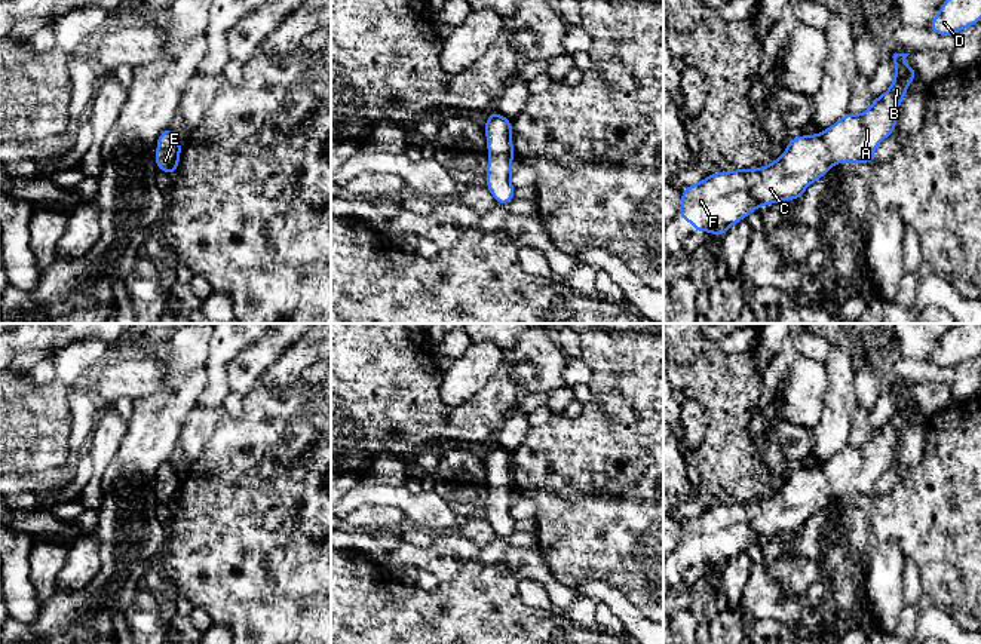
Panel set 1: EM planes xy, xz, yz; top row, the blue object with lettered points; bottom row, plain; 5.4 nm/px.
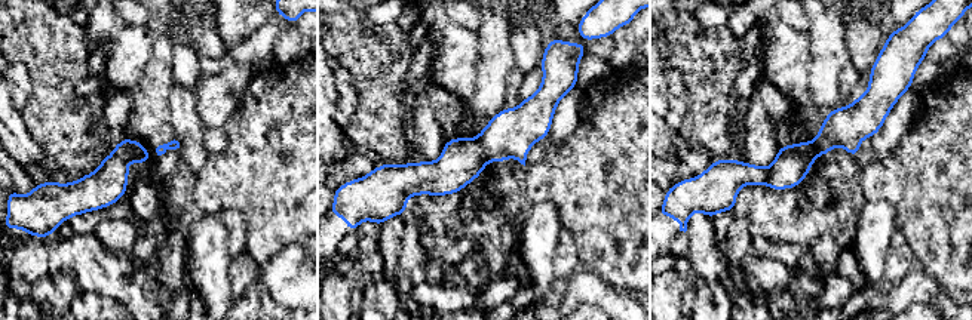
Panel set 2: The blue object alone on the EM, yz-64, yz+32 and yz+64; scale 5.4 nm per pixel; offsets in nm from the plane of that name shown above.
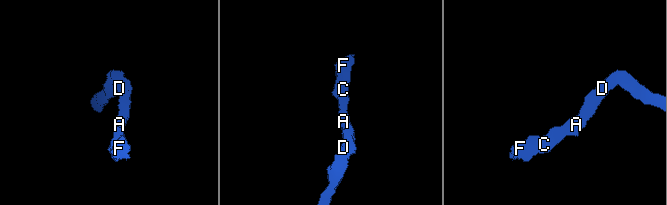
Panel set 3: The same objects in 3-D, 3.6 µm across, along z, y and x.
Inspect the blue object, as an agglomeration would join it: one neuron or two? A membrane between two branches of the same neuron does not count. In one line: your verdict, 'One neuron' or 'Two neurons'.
One neuron

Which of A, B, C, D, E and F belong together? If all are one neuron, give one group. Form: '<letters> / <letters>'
A B C D E F

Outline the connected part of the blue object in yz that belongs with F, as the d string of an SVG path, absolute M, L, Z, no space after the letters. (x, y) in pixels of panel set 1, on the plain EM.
M890 383L888 387L895 395L893 414L883 427L874 430L867 444L862 447L849 444L821 466L788 472L784 487L763 500L714 505L698 516L686 519L681 524L678 549L689 553L695 559L693 564L723 570L733 556L745 552L752 543L781 533L800 531L806 521L827 507L837 494L874 496L874 482L896 461L901 432L908 427L907 418L919 408L913 399L902 396L910 386Z

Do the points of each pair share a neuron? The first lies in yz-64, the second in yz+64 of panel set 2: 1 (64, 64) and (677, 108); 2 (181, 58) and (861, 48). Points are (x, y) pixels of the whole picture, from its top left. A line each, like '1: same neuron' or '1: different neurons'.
1: different neurons
2: same neuron

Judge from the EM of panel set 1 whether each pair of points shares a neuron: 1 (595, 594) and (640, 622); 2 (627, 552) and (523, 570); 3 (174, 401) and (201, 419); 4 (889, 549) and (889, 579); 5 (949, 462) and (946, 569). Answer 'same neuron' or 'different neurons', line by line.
1: same neuron
2: different neurons
3: different neurons
4: same neuron
5: same neuron

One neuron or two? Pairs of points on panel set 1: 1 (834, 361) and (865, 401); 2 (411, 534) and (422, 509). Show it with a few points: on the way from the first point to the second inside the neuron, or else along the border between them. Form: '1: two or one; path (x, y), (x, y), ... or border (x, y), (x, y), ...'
1: two; border (855, 370), (855, 399), (858, 405)
2: two; border (414, 524), (432, 536)

